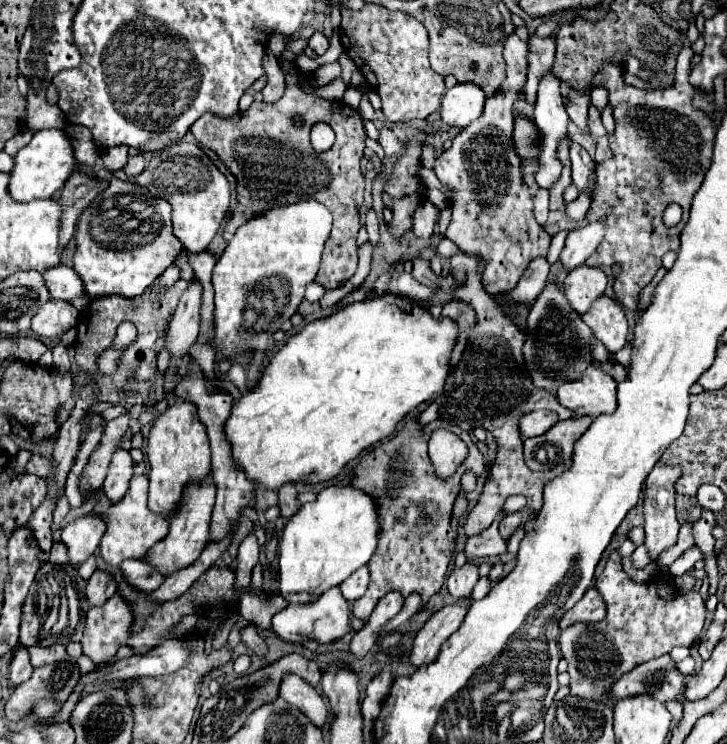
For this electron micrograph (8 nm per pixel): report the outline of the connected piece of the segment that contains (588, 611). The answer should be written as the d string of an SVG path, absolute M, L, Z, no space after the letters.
M589 588L581 602L577 602L571 610L565 612L559 626L561 630L577 624L577 622L601 622L605 618L605 602L601 596L597 596L595 588Z

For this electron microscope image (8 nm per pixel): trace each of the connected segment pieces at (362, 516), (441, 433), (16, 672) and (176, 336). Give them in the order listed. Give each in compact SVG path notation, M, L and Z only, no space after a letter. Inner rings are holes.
M327 486L323 488L313 502L307 502L299 508L299 512L289 518L285 524L281 542L279 542L279 592L289 602L307 602L315 596L323 594L327 588L341 584L349 578L359 566L367 564L371 554L377 548L381 530L381 516L375 498L353 486Z
M435 430L429 440L429 458L439 478L447 479L467 458L467 444L449 430Z
M21 646L21 648L15 650L15 656L13 656L13 660L11 660L9 680L11 680L15 686L19 686L19 684L27 682L27 680L31 678L31 674L33 674L33 666L31 666L31 662L29 662L29 654L27 654L27 650Z
M193 278L177 304L173 322L169 322L169 334L167 334L165 344L171 350L171 364L169 364L167 374L175 370L177 360L189 352L189 348L195 344L199 336L201 296L203 296L203 286L197 278Z

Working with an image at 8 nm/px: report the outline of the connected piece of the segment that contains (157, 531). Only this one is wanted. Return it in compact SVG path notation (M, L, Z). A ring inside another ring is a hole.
M133 476L127 494L103 516L107 532L101 538L101 556L111 566L119 566L125 558L145 558L149 548L169 532L169 518L163 514L157 516L147 506L147 476Z

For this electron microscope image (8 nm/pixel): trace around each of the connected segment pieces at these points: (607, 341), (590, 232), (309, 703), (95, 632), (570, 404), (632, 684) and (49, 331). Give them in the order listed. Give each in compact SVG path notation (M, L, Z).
M601 296L593 302L591 310L583 314L583 318L593 330L595 338L601 340L611 354L619 352L627 344L627 318L617 300Z
M607 218L589 222L583 228L571 230L565 242L565 248L561 252L561 264L565 264L569 270L575 266L585 264L585 260L595 252L595 248L601 244L607 232Z
M293 674L289 678L283 678L281 698L297 706L317 728L323 728L325 722L329 720L329 712L327 712L327 704L323 696L313 686L305 684L301 678Z
M115 592L103 606L95 606L87 612L87 624L81 638L83 654L93 662L109 662L115 658L119 646L131 636L133 608L127 600Z
M593 366L581 382L571 382L557 390L557 400L575 416L613 414L617 408L617 382L601 368Z
M663 654L635 666L617 682L617 686L613 686L611 694L615 698L647 694L665 704L669 700L681 700L685 684L687 676L675 668L675 660L669 654Z
M49 300L41 310L33 316L31 330L37 336L55 338L75 328L79 320L79 310L65 300Z

